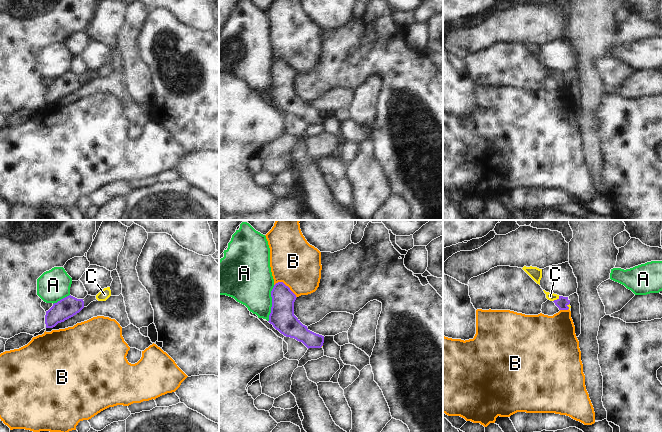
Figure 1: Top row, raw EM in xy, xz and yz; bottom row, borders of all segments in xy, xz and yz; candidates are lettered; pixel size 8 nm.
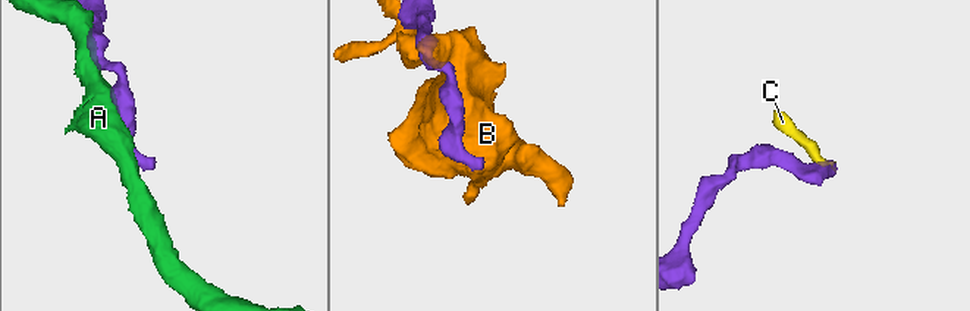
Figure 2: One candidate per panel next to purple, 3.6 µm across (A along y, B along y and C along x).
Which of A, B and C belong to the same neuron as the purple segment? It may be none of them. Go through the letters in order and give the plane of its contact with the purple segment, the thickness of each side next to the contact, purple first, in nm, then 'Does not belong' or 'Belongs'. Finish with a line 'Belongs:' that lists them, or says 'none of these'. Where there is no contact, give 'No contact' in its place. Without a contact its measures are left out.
A: Touches purple in xz. Thickness 200 nm (purple) against 360 nm. Does not belong
B: Touches purple in xz. Thickness 190 nm (purple) against 380 nm. Does not belong
C: Touches purple in yz. Thickness 90 nm (purple) against 60 nm. Does not belong
Belongs: none of these

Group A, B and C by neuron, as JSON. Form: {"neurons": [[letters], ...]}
{"neurons": [["A"], ["B"], ["C"]]}

